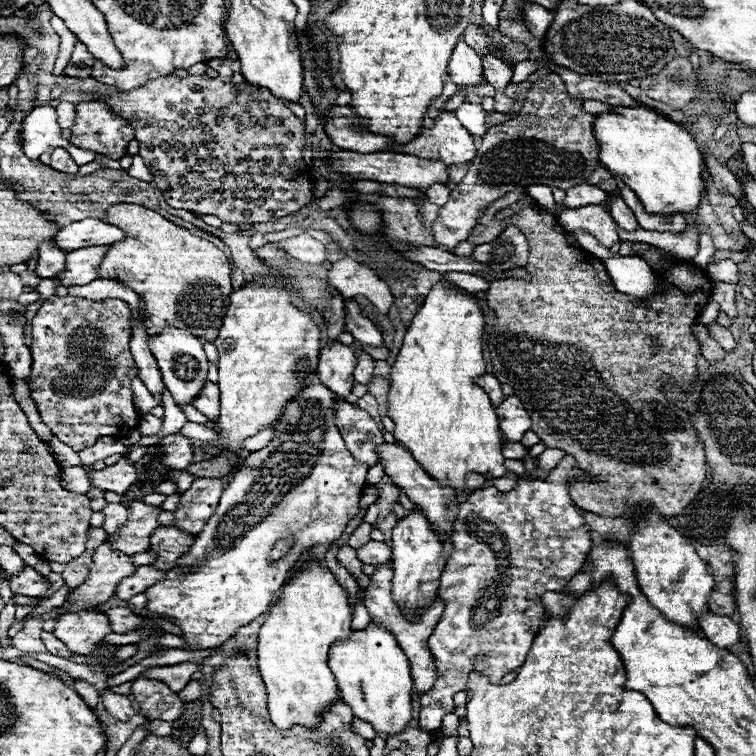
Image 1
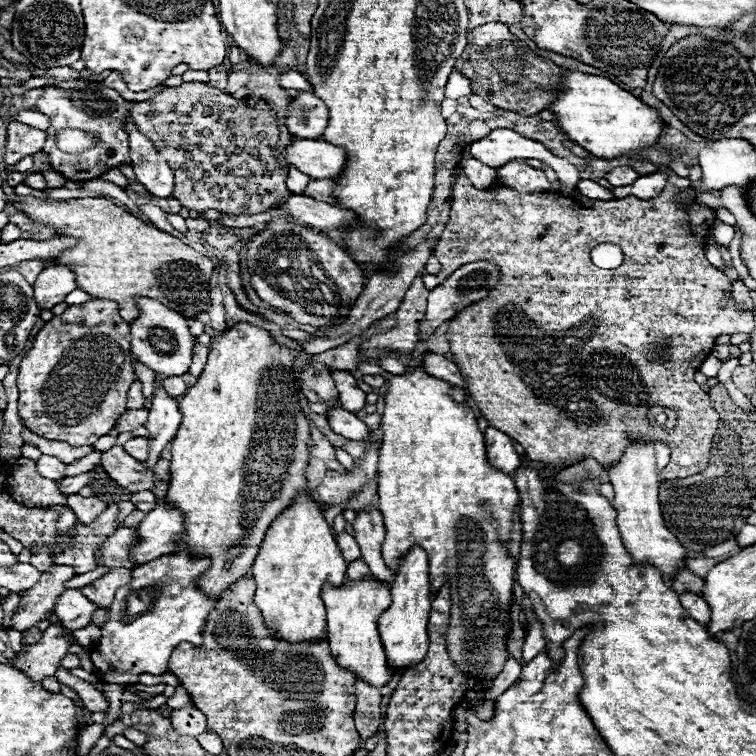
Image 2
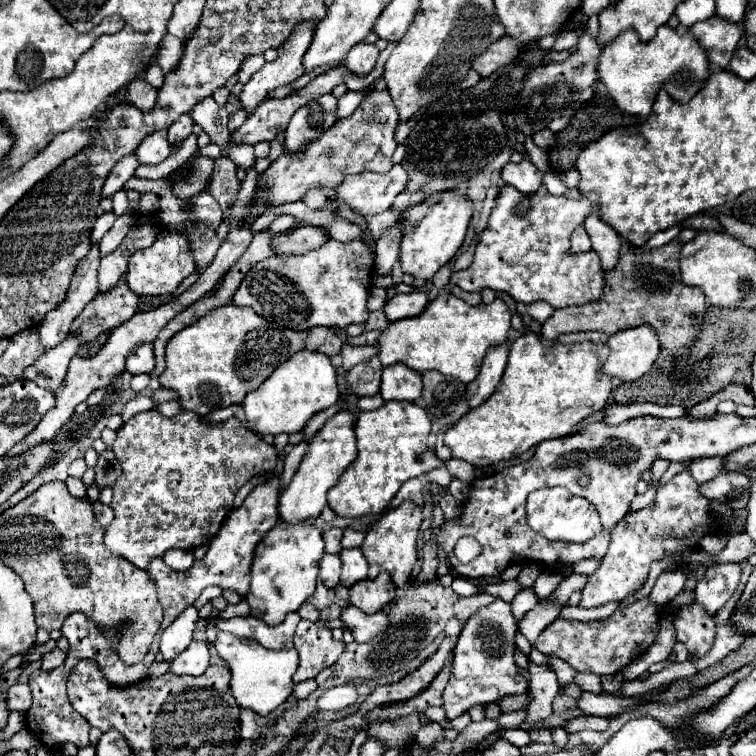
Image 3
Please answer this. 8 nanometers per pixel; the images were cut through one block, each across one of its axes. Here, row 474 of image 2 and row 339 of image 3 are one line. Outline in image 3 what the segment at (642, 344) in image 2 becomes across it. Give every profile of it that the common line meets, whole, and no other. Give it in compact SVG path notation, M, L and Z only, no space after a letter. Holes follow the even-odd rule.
M674 238L666 246L660 246L654 250L620 252L618 266L610 272L604 272L604 278L606 278L604 296L590 304L556 310L542 324L542 336L548 340L556 340L558 334L582 332L582 330L598 330L612 336L626 328L650 324L660 336L660 342L666 344L666 350L676 358L676 372L680 372L686 366L686 360L680 360L680 358L688 356L690 342L694 334L700 330L702 316L706 312L704 292L696 286L686 286L680 280L680 270L678 270L680 248L682 248L682 242Z

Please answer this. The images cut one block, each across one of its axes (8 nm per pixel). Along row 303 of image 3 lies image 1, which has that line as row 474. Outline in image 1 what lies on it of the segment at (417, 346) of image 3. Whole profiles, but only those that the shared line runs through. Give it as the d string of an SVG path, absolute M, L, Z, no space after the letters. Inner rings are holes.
M446 278L430 288L430 294L406 330L400 354L392 364L388 414L396 424L396 440L412 452L416 462L440 484L462 492L466 488L464 478L468 472L490 472L494 478L500 478L508 470L504 468L504 456L500 452L502 442L496 408L492 406L488 394L474 384L476 378L486 374L486 362L482 358L484 314L472 294L446 288L444 284L448 284Z

